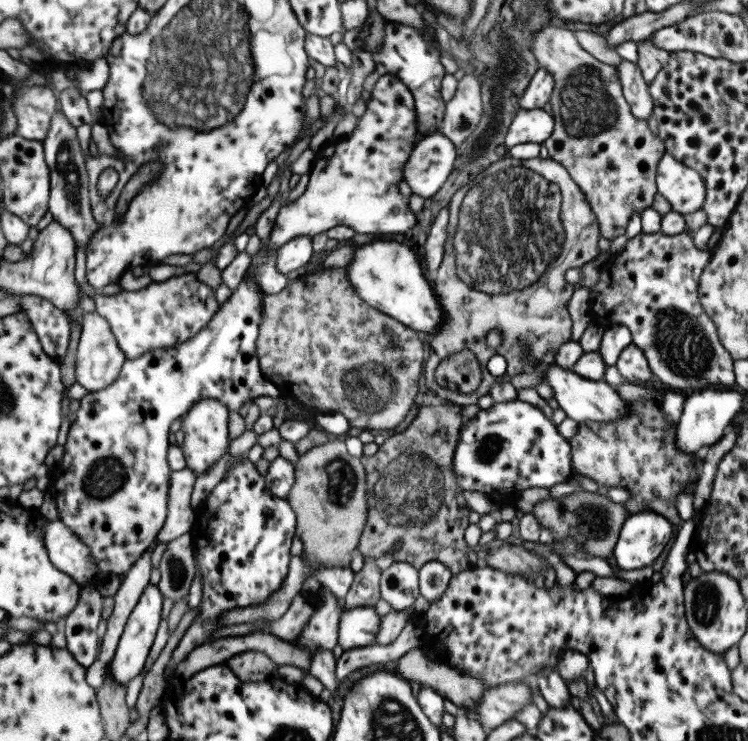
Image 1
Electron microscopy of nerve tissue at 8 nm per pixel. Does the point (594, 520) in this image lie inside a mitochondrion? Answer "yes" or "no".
yes

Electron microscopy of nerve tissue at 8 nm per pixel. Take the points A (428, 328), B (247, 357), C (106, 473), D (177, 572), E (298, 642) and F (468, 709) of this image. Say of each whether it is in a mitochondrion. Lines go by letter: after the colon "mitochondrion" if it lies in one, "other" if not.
A: other
B: other
C: mitochondrion
D: mitochondrion
E: other
F: other

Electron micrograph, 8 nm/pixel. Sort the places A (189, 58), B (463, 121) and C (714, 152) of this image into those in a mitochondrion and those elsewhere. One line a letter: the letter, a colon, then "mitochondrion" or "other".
A: mitochondrion
B: mitochondrion
C: other

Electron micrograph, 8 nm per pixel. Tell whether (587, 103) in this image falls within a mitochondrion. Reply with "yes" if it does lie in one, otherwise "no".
yes

